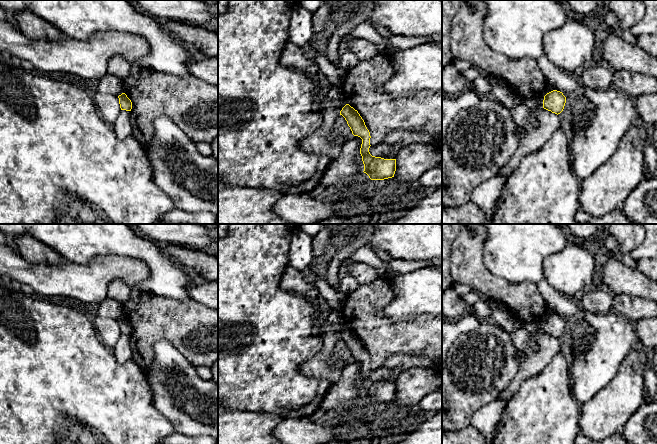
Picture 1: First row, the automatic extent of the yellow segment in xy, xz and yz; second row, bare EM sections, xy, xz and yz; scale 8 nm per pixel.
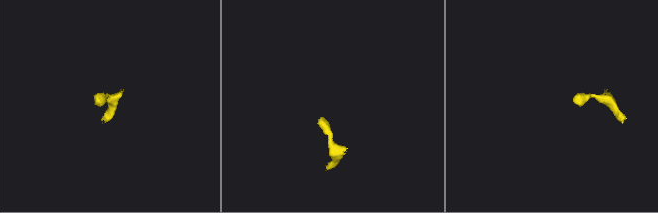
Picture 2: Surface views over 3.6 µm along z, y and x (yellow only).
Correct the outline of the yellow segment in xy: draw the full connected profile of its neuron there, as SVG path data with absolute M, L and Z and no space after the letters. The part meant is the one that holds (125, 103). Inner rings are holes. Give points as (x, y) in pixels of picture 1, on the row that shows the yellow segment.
M125 93L118 96L121 110L131 111L132 102Z

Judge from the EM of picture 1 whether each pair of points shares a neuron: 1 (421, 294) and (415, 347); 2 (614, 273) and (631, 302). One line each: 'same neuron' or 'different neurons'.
1: different neurons
2: different neurons

